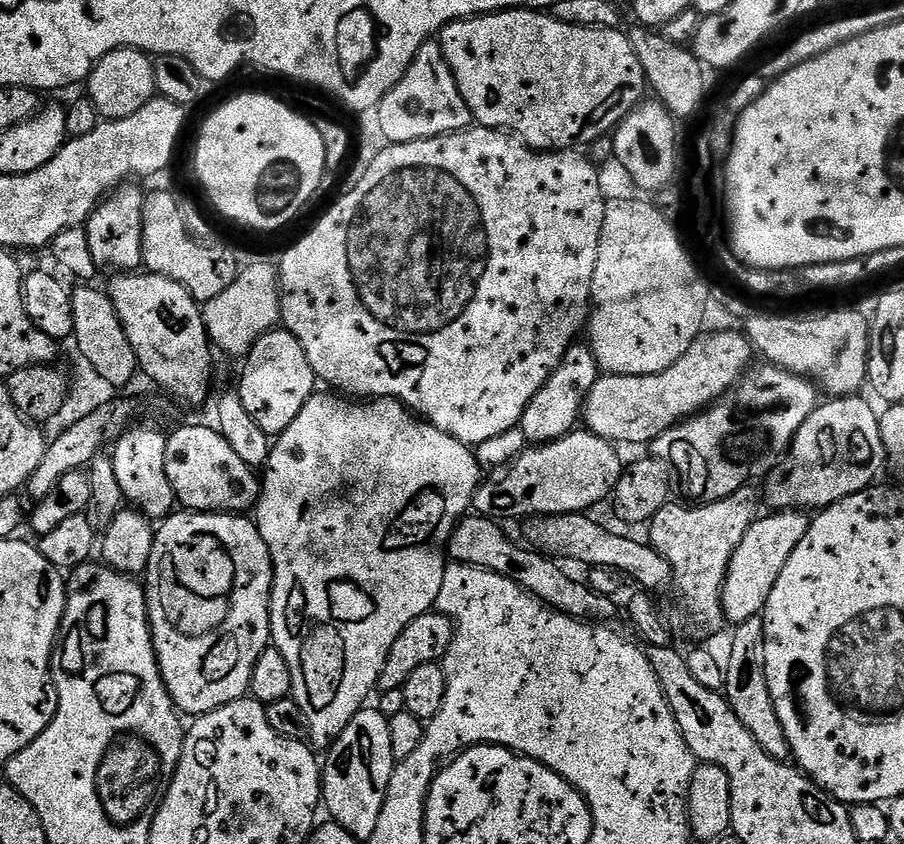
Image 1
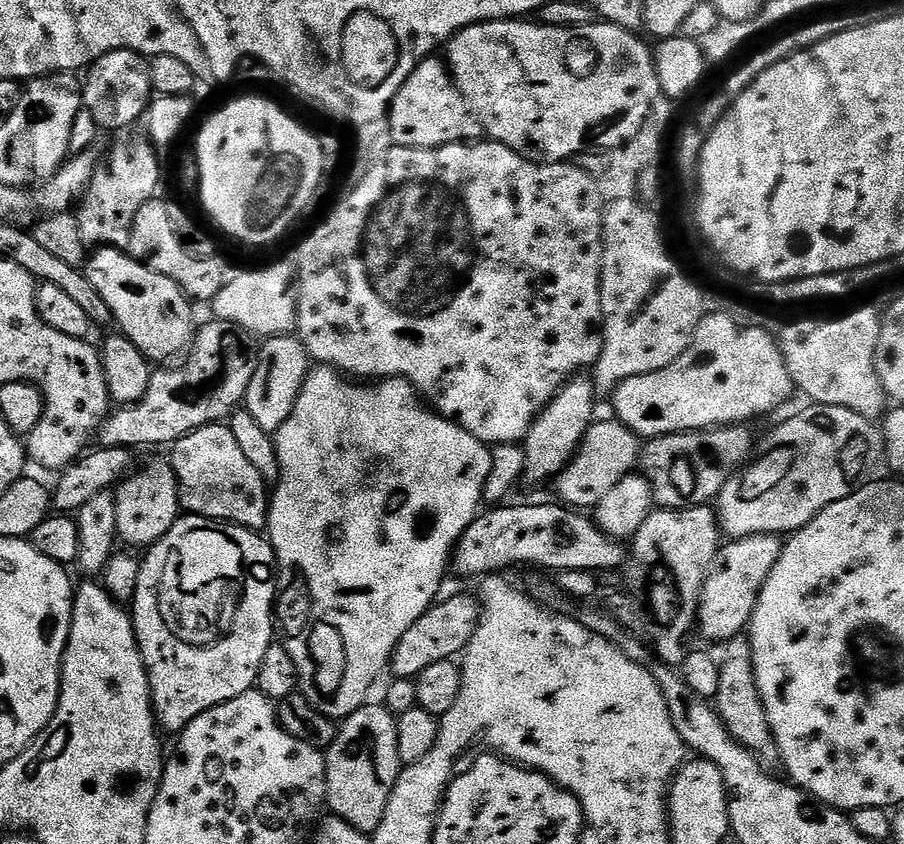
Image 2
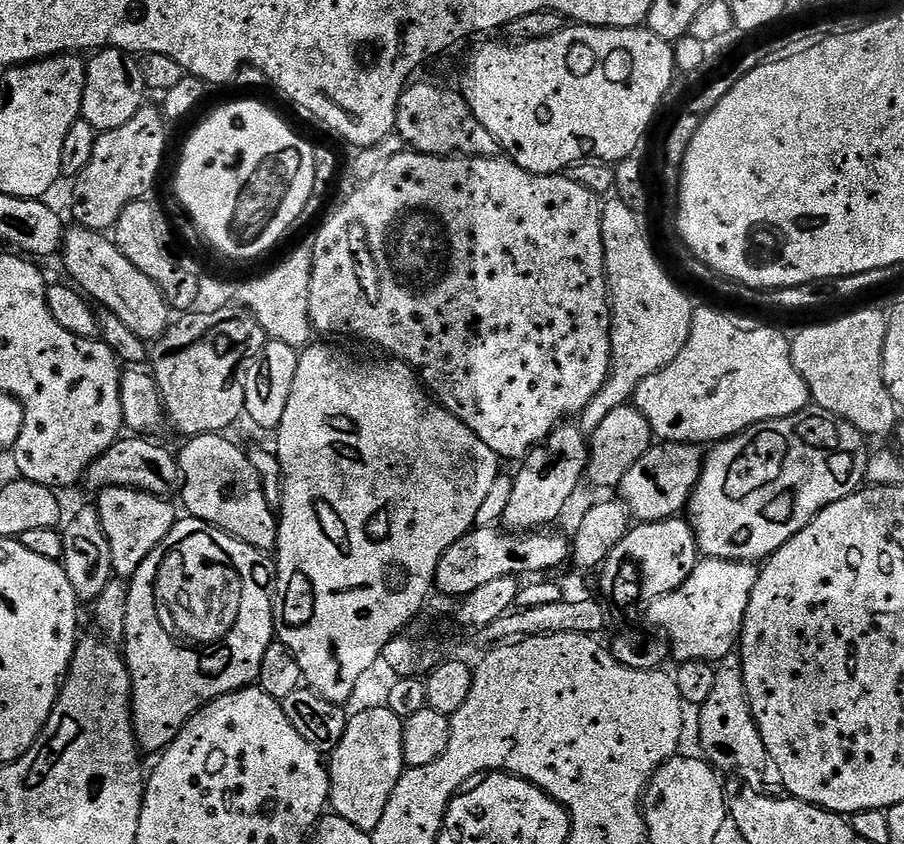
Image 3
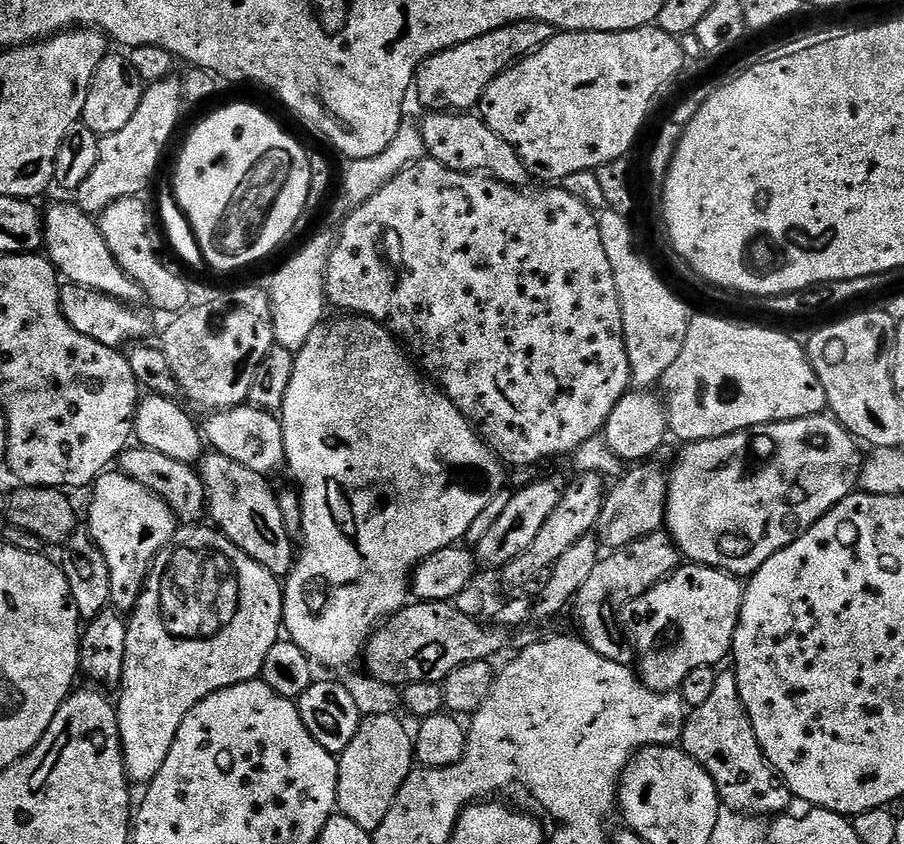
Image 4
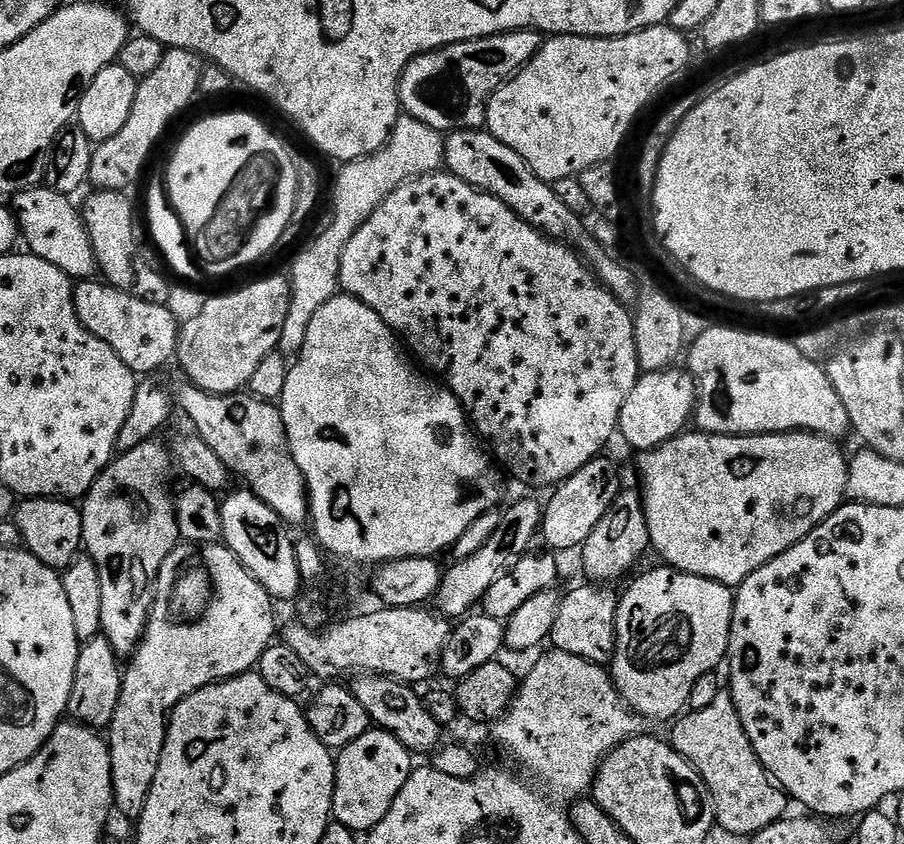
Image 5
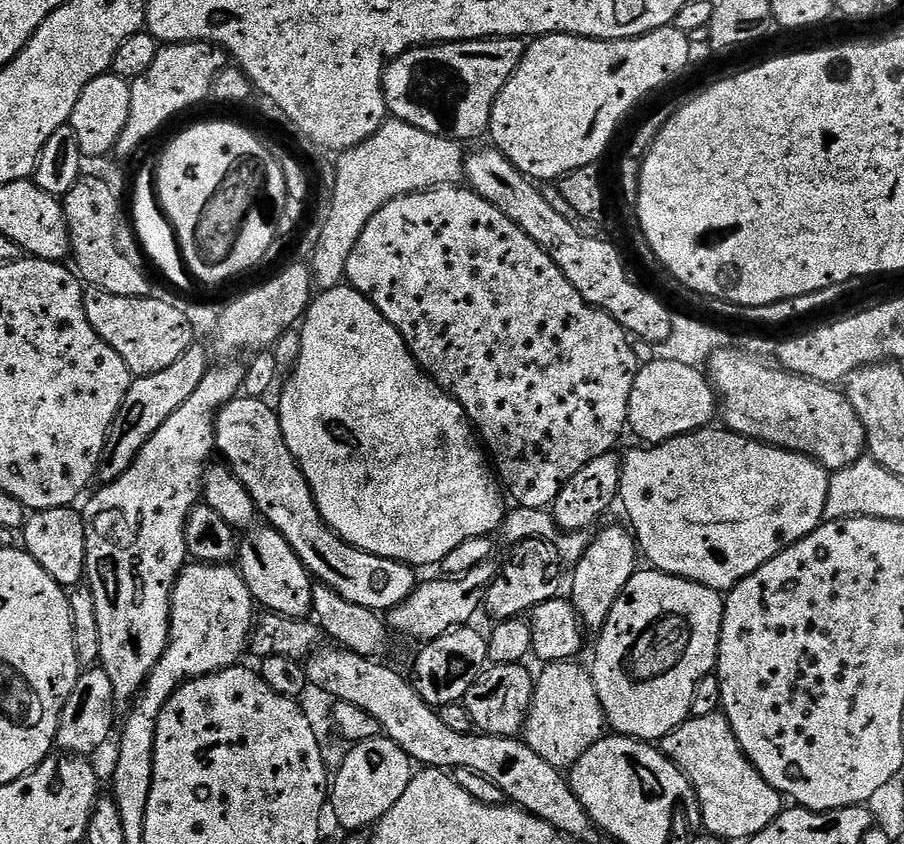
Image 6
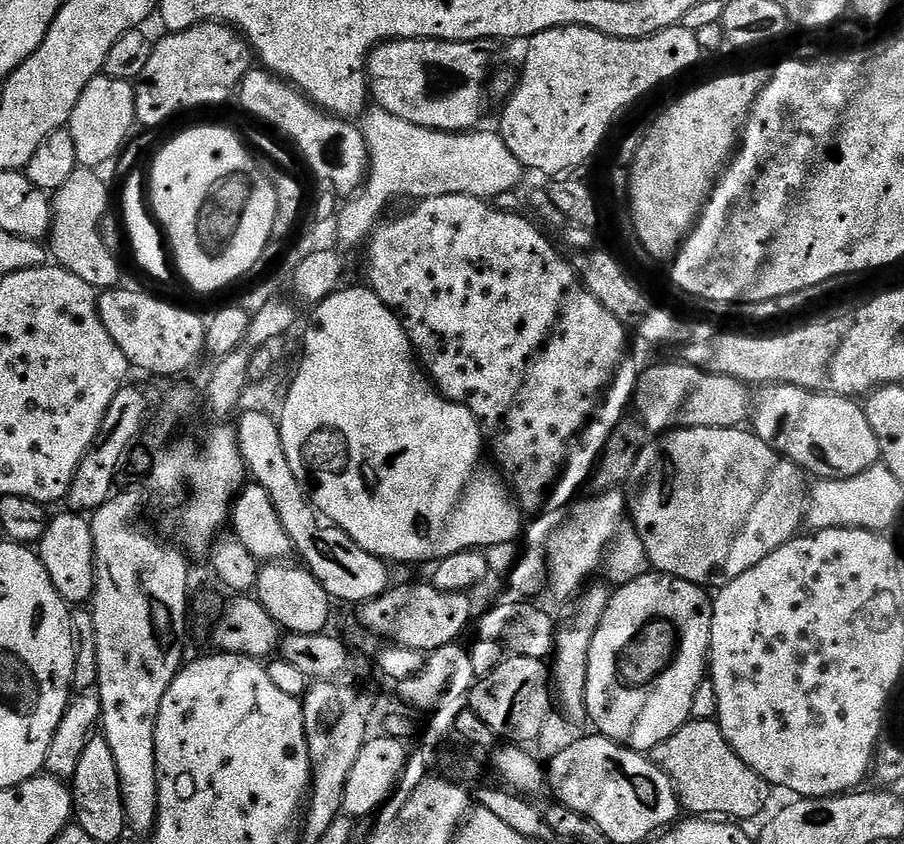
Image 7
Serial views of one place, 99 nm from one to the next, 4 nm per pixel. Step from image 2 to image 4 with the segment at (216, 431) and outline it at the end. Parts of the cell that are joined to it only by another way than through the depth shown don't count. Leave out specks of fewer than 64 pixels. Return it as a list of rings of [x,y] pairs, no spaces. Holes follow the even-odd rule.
[[[209,451],[199,461],[198,473],[204,483],[206,512],[211,523],[223,532],[226,539],[234,542],[254,562],[266,566],[278,578],[287,577],[294,559],[294,541],[286,534],[282,512],[276,502],[277,493],[271,488],[269,477],[262,476],[246,466],[238,466],[220,452]]]

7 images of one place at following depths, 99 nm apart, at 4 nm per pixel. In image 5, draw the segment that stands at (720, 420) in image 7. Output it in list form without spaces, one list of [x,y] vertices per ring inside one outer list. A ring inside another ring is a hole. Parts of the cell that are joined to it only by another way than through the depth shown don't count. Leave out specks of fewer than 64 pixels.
[[[679,367],[663,368],[660,372],[644,372],[640,380],[626,394],[626,402],[622,402],[622,414],[620,415],[619,435],[624,435],[624,440],[635,450],[647,450],[659,448],[667,440],[681,435],[689,427],[696,411],[696,384],[692,381],[692,373],[681,370]]]

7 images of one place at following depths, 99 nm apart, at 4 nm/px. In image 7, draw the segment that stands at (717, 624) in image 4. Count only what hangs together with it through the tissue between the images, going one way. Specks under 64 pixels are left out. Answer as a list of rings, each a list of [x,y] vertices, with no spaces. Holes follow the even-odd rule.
[[[649,570],[644,573],[643,576],[639,576],[638,578],[634,578],[629,582],[629,584],[622,584],[619,585],[612,592],[612,597],[610,598],[610,602],[606,606],[606,614],[602,618],[602,622],[598,626],[598,634],[594,634],[594,645],[602,646],[605,644],[608,648],[624,648],[620,652],[620,661],[615,664],[614,661],[608,660],[604,661],[600,654],[593,655],[592,661],[590,662],[590,666],[588,667],[588,681],[586,682],[586,702],[588,703],[588,714],[591,720],[591,723],[596,723],[595,731],[599,733],[599,735],[605,736],[606,738],[610,738],[614,742],[618,742],[622,746],[626,746],[627,748],[633,748],[636,752],[642,752],[645,754],[651,753],[654,749],[656,749],[662,742],[666,742],[679,730],[682,725],[688,723],[689,720],[693,719],[692,715],[692,707],[695,704],[695,698],[698,694],[700,688],[705,683],[706,680],[706,673],[709,671],[710,668],[710,653],[713,651],[714,648],[714,637],[712,635],[712,601],[713,597],[711,595],[707,596],[705,589],[701,587],[699,584],[691,584],[690,582],[686,582],[682,578],[678,578],[677,576],[665,576],[664,573],[658,572],[655,570]]]

